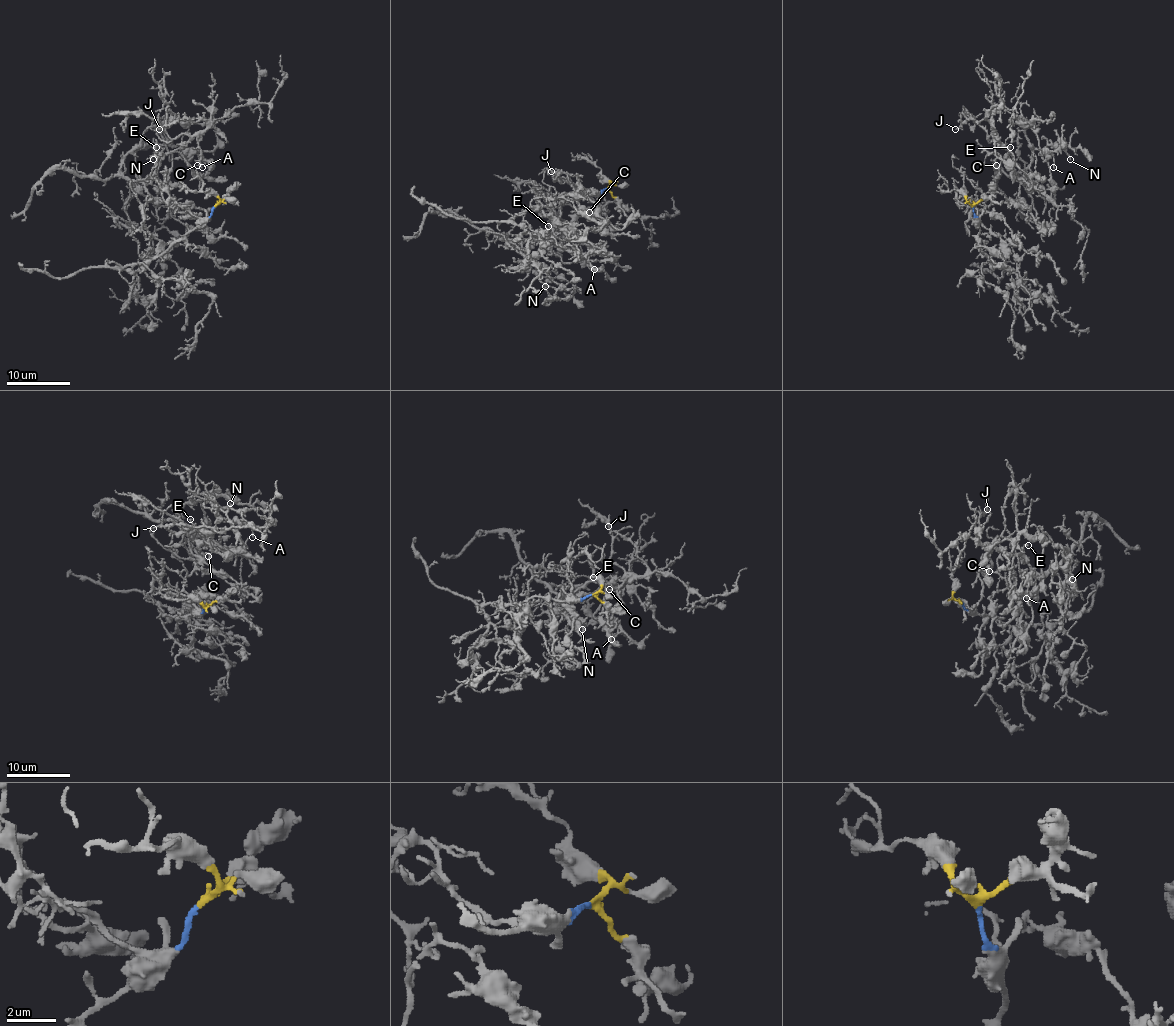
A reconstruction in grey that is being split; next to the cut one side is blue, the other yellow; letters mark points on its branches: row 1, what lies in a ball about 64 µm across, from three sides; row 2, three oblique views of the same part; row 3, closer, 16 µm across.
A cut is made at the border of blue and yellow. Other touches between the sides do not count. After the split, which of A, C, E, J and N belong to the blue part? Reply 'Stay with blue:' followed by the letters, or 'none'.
Stay with blue: A, C, E, J, N

